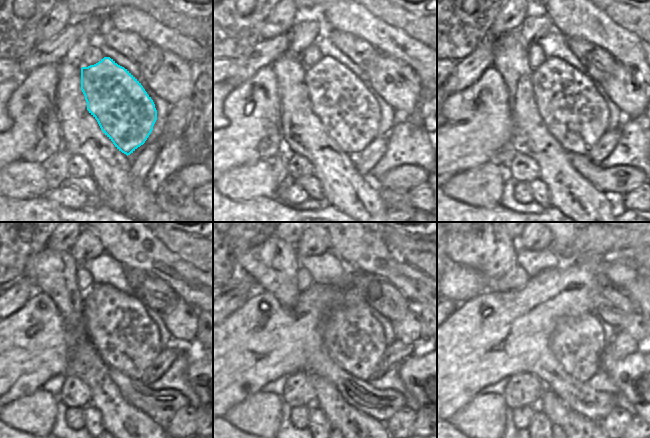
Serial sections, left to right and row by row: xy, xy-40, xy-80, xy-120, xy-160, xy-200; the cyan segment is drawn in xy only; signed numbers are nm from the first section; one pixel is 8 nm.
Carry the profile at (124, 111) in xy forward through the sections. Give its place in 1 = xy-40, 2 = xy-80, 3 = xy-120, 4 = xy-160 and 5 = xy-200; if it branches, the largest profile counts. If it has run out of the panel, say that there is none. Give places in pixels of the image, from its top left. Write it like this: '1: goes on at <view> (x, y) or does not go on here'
1: goes on at xy-40 (350, 114)
2: goes on at xy-80 (572, 110)
3: goes on at xy-120 (127, 339)
4: goes on at xy-160 (354, 339)
5: goes on at xy-200 (578, 343)

